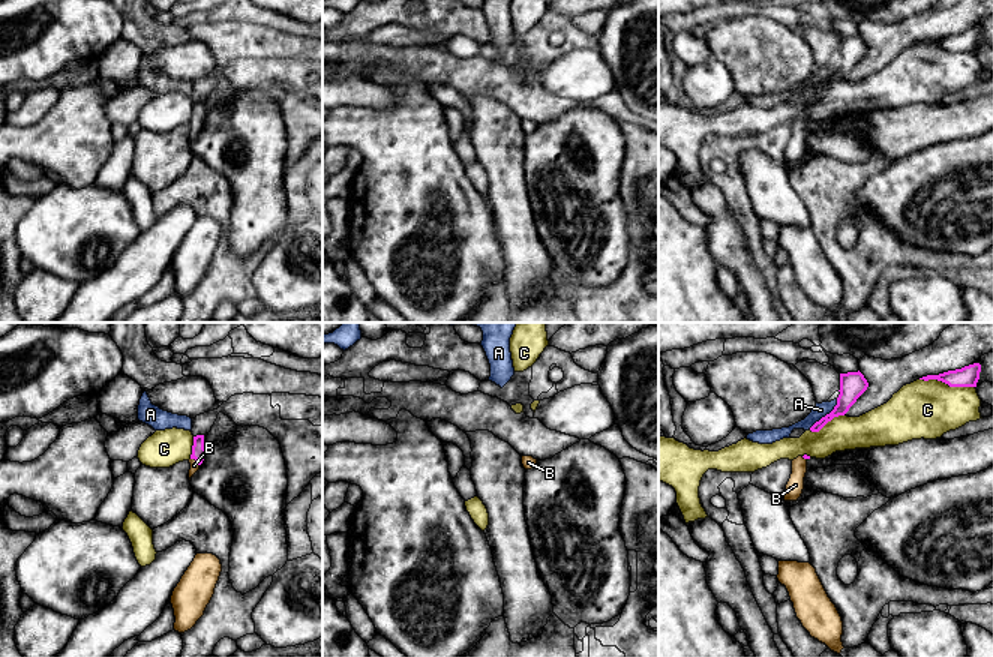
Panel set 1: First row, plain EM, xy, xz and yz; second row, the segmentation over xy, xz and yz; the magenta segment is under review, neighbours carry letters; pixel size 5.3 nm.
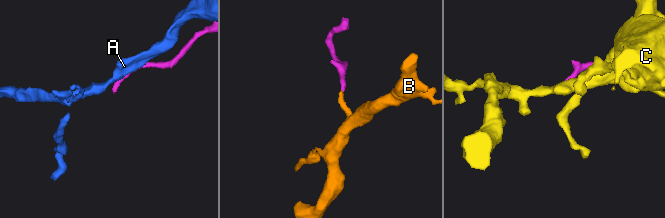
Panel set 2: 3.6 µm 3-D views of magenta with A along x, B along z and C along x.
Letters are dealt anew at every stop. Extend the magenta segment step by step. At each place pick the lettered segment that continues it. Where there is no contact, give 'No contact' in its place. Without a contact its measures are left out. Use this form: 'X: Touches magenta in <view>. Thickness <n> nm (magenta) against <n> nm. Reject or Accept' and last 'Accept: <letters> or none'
A: Touches magenta in yz. Thickness 140 nm (magenta) against 80 nm. Reject
B: Touches magenta in xy. Thickness 70 nm (magenta) against 50 nm. Accept
C: Touches magenta in yz. Thickness 110 nm (magenta) against 300 nm. Reject
Accept: B

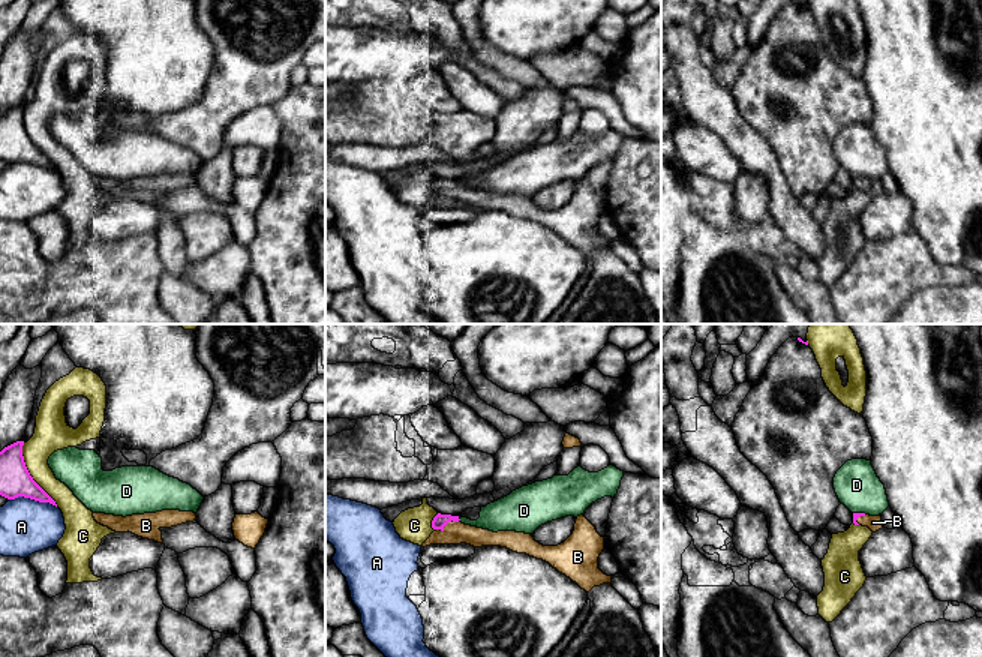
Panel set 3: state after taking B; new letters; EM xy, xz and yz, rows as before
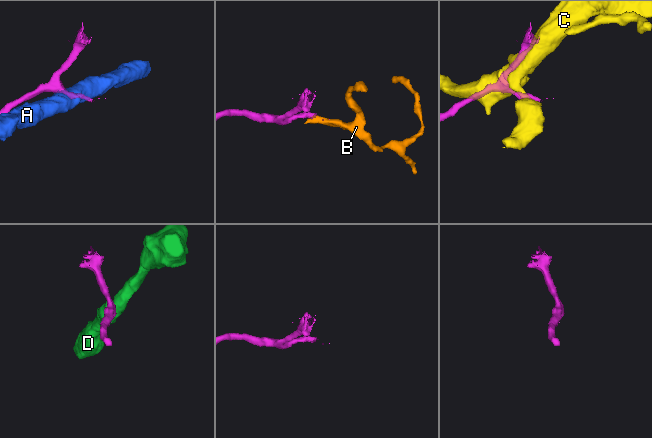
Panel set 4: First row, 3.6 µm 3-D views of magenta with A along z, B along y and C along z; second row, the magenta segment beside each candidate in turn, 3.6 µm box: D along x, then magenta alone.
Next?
A: Touches magenta in xy. Thickness 170 nm (magenta) against 280 nm. Reject
B: Touches magenta in xz. Thickness 80 nm (magenta) against 130 nm. Accept
C: Touches magenta in xy. Thickness 170 nm (magenta) against 190 nm. Reject
D: Touches magenta in yz. Thickness 30 nm (magenta) against 240 nm. Reject
Accept: B

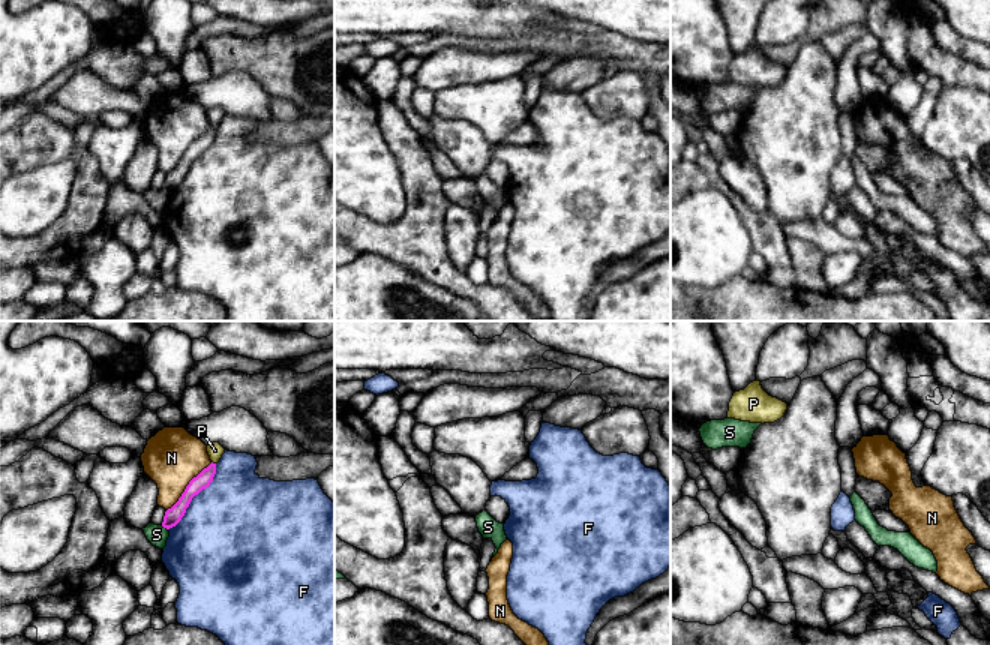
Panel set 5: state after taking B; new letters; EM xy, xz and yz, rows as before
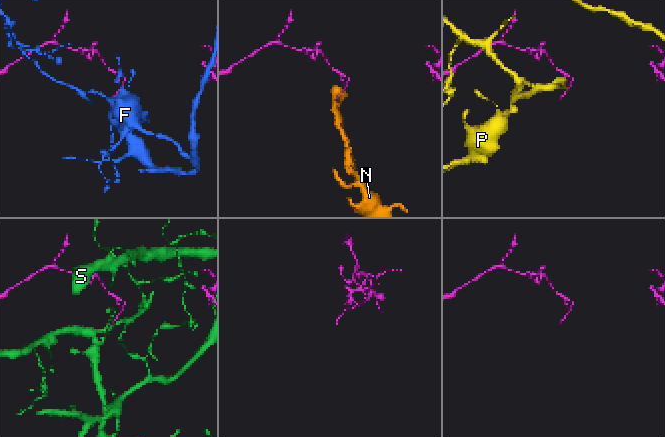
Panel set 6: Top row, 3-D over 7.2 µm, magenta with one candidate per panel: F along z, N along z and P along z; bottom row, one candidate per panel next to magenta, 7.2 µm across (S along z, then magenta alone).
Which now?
F: Touches magenta in xy. Thickness 90 nm (magenta) against 480 nm. Reject
N: Touches magenta in xy. Thickness 90 nm (magenta) against 300 nm. Reject
P: Touches magenta in xy. Thickness 90 nm (magenta) against 90 nm. Reject
S: Touches magenta in xy. Thickness 90 nm (magenta) against 110 nm. Reject
Accept: none

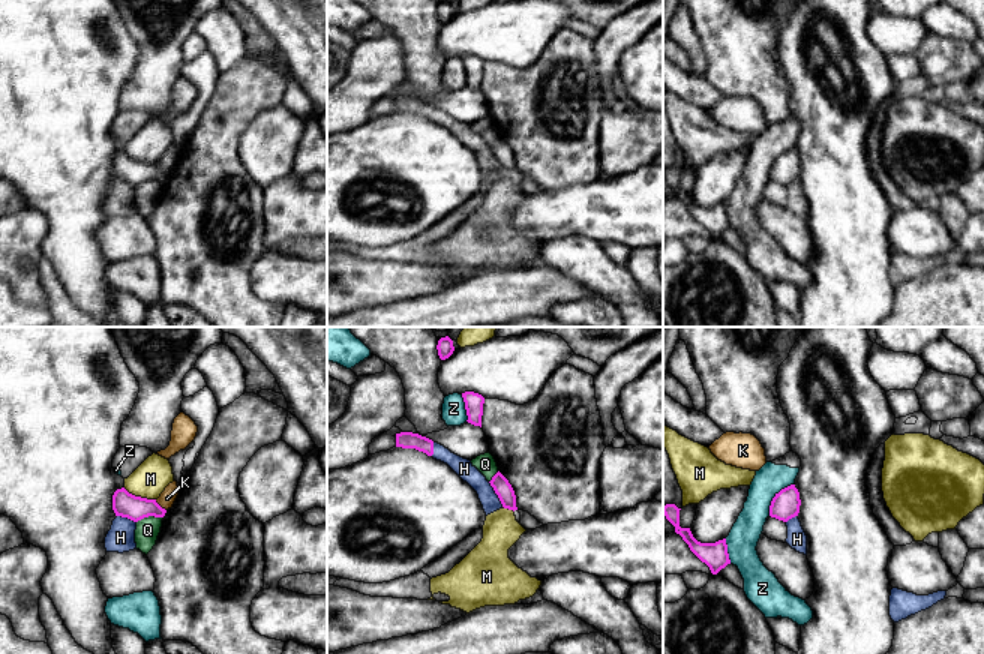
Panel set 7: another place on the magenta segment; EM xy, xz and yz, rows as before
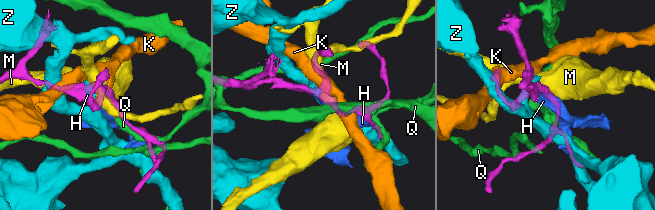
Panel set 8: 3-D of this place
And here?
H: Touches magenta in xz. Thickness 90 nm (magenta) against 100 nm. Accept
K: Touches magenta in xy. Thickness 140 nm (magenta) against 90 nm. Reject
M: Touches magenta in xy. Thickness 140 nm (magenta) against 190 nm. Reject
Q: Touches magenta in xy. Thickness 140 nm (magenta) against 130 nm. Reject
Z: Touches magenta in yz. Thickness 150 nm (magenta) against 160 nm. Reject
Accept: H

